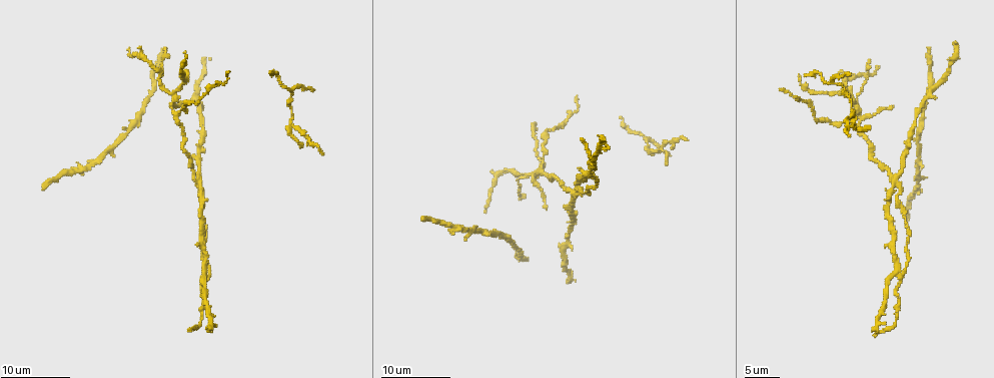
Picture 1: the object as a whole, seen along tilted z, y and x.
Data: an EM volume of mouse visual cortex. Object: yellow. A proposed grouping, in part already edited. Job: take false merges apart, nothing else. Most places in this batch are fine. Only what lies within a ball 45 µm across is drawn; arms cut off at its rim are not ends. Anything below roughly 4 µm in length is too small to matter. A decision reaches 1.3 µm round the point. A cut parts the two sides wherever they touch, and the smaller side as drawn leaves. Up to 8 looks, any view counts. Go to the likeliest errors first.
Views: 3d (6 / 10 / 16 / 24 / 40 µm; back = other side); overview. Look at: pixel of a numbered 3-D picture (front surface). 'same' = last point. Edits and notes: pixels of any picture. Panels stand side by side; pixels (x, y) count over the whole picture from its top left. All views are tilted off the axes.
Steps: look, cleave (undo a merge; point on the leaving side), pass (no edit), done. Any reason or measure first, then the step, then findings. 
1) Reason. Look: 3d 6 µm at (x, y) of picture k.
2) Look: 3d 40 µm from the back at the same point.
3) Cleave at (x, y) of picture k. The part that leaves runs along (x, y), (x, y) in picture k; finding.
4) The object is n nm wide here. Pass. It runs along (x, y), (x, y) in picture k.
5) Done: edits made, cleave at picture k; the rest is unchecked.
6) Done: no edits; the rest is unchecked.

Four arms meet. Look: 3d 10 µm at (295, 128) of picture 1.

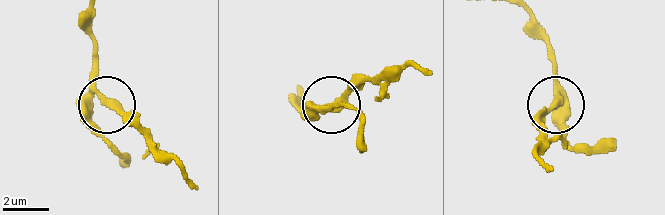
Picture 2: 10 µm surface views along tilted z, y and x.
Pass. One neuron here.

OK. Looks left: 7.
Three-way junction. Look: 3d 10 µm at (895, 275) of picture 1.

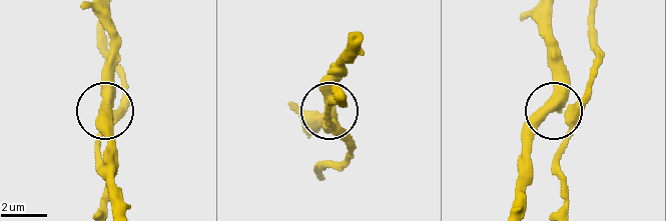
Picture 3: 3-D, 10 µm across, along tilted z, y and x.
The side arm is 10 µm long. Pass. It runs along (546, 18), (552, 39), (552, 106), (519, 155) in picture 3; one neuron here.

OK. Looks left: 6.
Three-way junction. Look: 3d 6 µm at (176, 113) of picture 1.

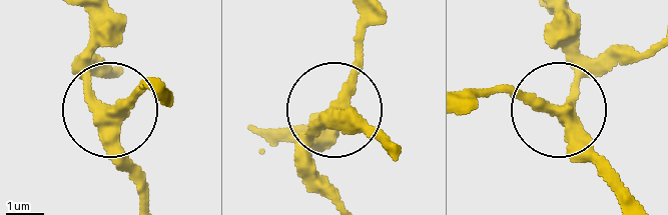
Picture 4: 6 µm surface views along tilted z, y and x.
Pass. It runs along (635, 204), (566, 109), (603, 55) in picture 4; one neuron here.

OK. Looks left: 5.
Four arms meet. Look: 3d 10 µm at (895, 180) of picture 1.

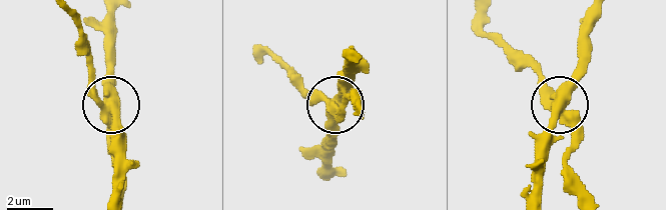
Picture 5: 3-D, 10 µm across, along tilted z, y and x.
Pass. It runs along (92, 55), (94, 83), (111, 110), (113, 166) in picture 5; continuous, no second neuron.

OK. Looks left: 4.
Done: no edits; the rest is unchecked.

